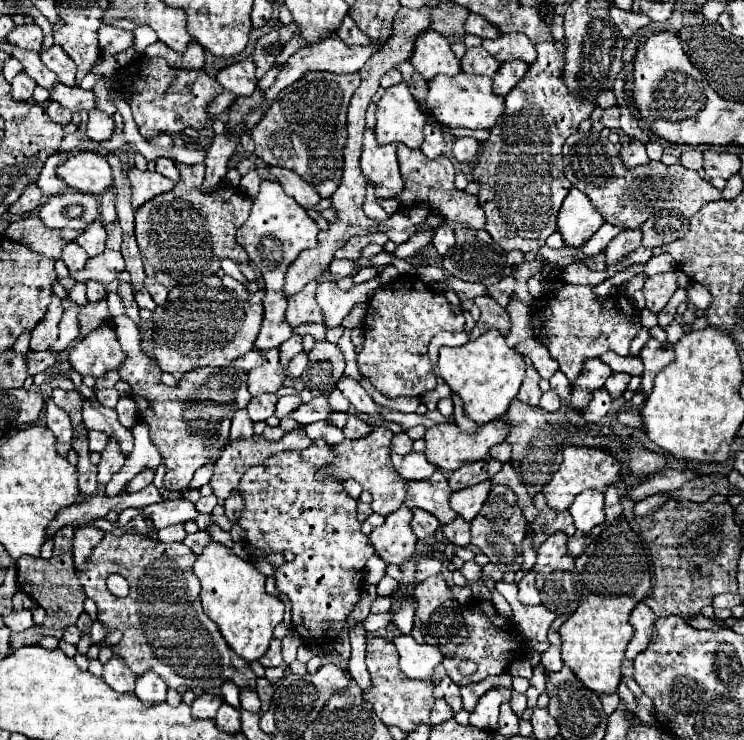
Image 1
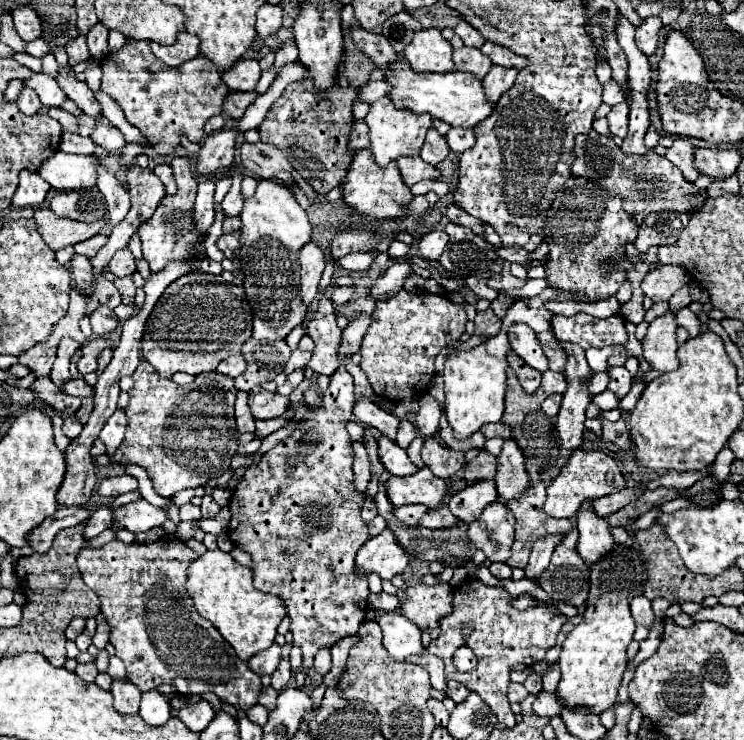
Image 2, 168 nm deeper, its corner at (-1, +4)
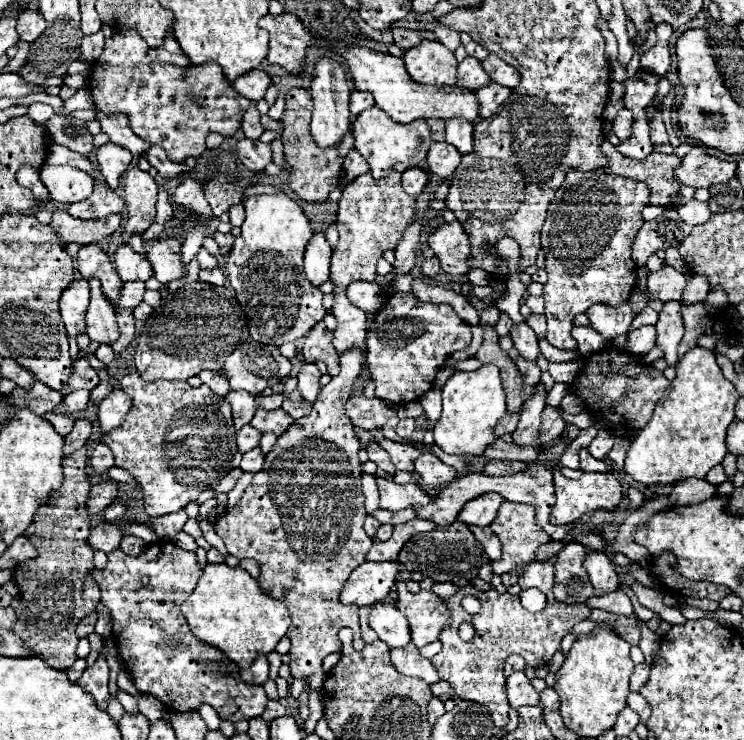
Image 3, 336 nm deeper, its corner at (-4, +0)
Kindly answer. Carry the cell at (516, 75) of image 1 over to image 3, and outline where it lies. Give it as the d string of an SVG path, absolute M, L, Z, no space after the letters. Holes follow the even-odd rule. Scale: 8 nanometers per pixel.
M490 83L488 87L482 87L480 91L476 91L476 97L480 101L480 117L490 117L496 113L496 109L508 99L508 95L512 93L512 89L502 87L498 83Z

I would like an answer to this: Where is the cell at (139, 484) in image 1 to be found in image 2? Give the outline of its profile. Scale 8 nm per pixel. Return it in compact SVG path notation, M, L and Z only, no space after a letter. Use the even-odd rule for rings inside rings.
M121 475L121 477L107 477L99 483L97 493L101 497L117 497L129 491L137 491L137 479L131 475Z

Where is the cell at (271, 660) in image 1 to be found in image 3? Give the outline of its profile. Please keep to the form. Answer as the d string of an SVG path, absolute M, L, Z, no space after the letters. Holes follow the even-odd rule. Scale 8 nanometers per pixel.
M260 655L260 659L256 659L256 663L252 663L250 669L242 671L242 679L248 685L262 685L268 681L268 671L270 671L270 663L266 655Z

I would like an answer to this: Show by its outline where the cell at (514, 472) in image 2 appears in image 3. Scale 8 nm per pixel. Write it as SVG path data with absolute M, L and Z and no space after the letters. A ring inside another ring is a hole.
M538 385L536 395L524 403L520 423L518 423L516 431L512 433L512 439L516 445L542 447L542 443L540 443L540 413L544 407L546 407L546 391Z

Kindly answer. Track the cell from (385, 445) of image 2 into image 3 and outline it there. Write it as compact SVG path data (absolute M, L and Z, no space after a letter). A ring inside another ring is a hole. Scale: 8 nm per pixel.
M372 441L372 443L366 447L366 451L368 451L368 459L374 461L374 463L378 465L378 469L382 469L382 471L386 471L386 473L390 473L390 475L396 473L394 463L390 461L390 455L388 455L376 441Z

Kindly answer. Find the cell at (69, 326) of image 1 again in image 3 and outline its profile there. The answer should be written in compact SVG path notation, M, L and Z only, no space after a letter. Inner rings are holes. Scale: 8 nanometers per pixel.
M80 419L80 421L76 421L76 423L74 423L74 427L72 427L72 431L64 437L64 439L66 439L64 455L68 455L70 451L80 449L80 447L88 441L90 433L92 433L92 423L90 423L88 419Z

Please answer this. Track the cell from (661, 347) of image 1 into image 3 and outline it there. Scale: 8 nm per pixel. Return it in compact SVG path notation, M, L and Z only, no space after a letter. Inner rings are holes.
M680 301L664 303L658 323L656 323L656 347L660 347L664 351L664 361L668 363L668 367L676 367L678 343L684 335L680 307L682 307Z

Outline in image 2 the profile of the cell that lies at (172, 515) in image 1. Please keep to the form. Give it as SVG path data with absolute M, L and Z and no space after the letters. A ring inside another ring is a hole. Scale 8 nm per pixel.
M139 499L113 511L111 529L115 533L119 529L127 529L131 533L143 533L149 531L151 527L163 525L165 521L167 521L167 513L161 507L153 507L145 499Z

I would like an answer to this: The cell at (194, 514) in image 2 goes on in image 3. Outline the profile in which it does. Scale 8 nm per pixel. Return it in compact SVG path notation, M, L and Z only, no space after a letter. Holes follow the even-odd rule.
M180 509L176 513L168 513L162 515L158 519L150 519L150 523L154 525L154 531L158 533L158 537L162 539L174 539L174 535L184 527L184 523L188 521L186 509Z

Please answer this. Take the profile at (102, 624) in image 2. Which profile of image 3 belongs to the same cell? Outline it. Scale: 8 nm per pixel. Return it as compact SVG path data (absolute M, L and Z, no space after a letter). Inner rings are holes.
M103 643L100 655L96 659L96 663L92 667L86 667L82 677L78 679L78 685L84 687L88 693L94 695L94 699L98 701L98 707L106 709L108 707L108 663L106 663L106 655L104 650L109 646Z

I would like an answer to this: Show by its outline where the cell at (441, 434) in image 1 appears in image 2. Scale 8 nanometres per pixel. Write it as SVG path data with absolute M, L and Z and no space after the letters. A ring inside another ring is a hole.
M435 437L425 439L421 457L423 457L423 463L433 471L433 475L437 475L445 481L449 481L453 475L457 475L465 463L465 457L461 451L453 451L453 449L439 445L439 441Z

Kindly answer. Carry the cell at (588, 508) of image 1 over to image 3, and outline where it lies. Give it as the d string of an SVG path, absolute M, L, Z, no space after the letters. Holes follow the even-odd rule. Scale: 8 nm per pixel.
M588 549L584 557L584 567L590 575L590 581L594 585L594 593L610 593L618 589L618 575L614 569L614 563L606 551Z

